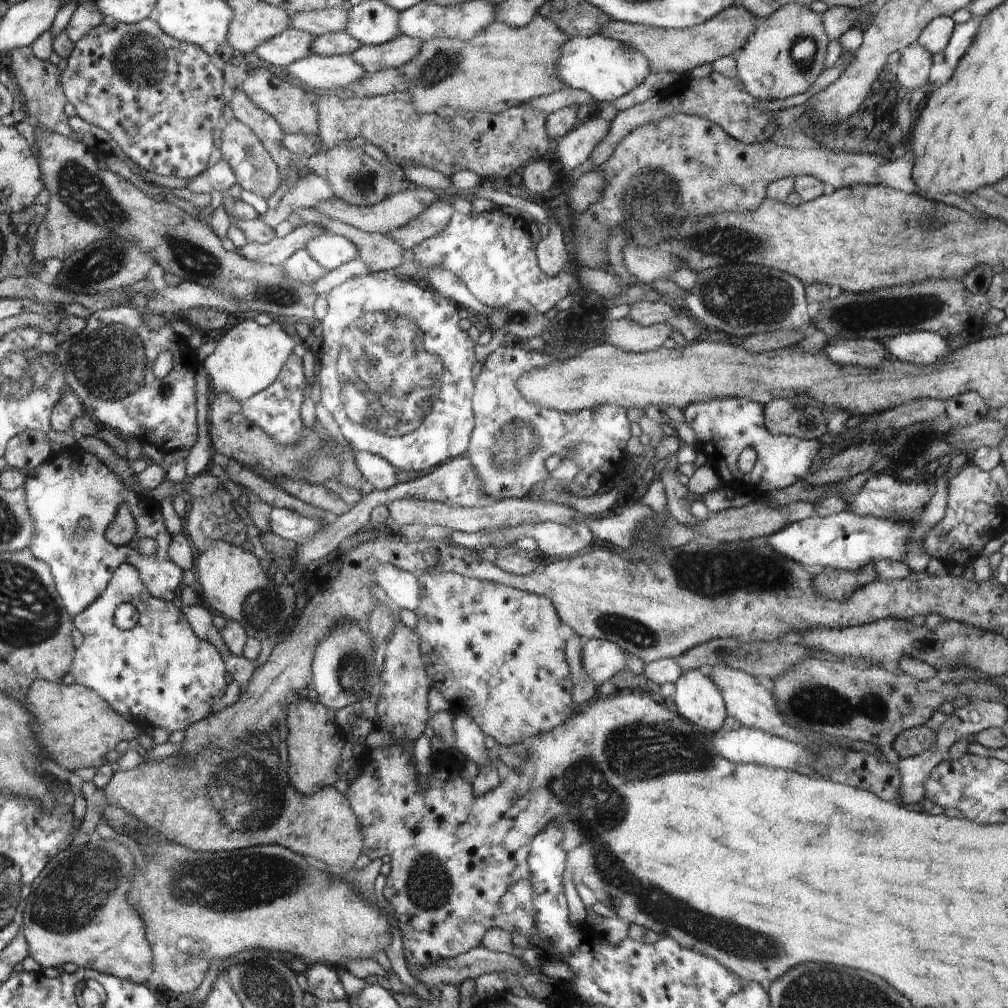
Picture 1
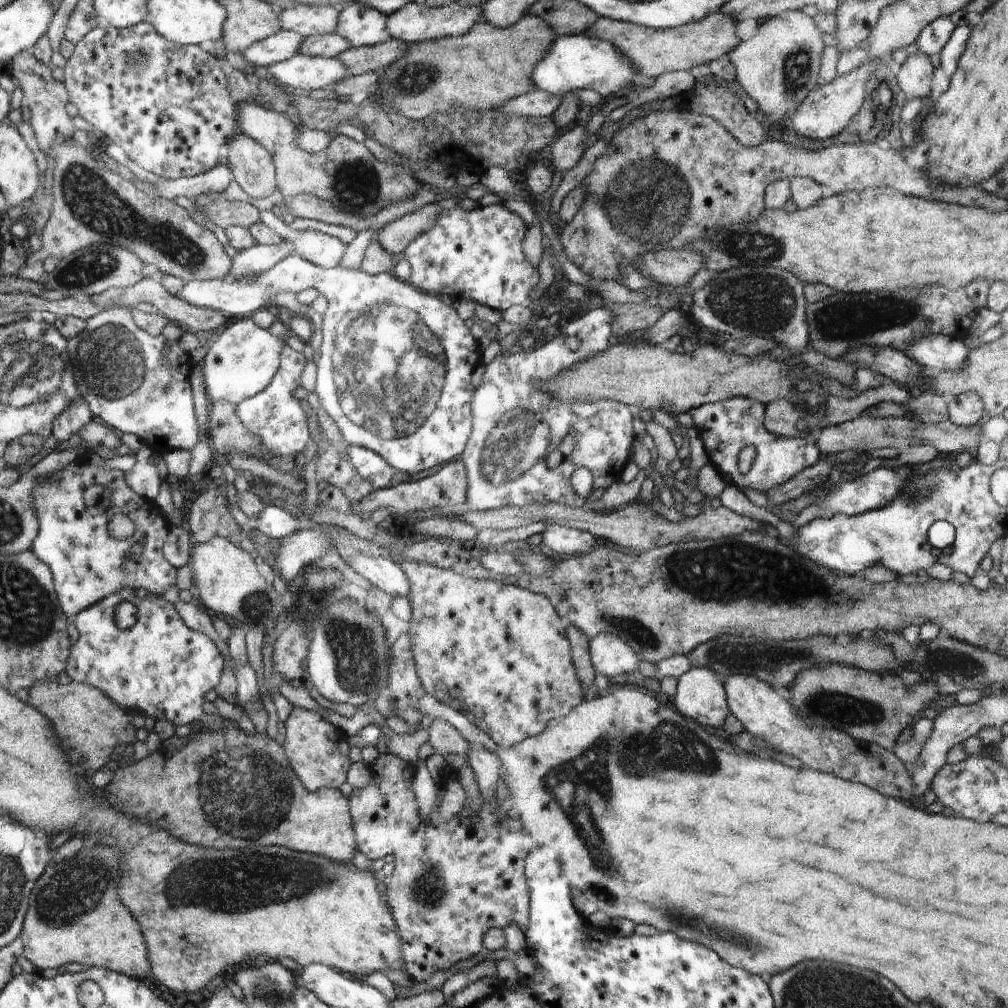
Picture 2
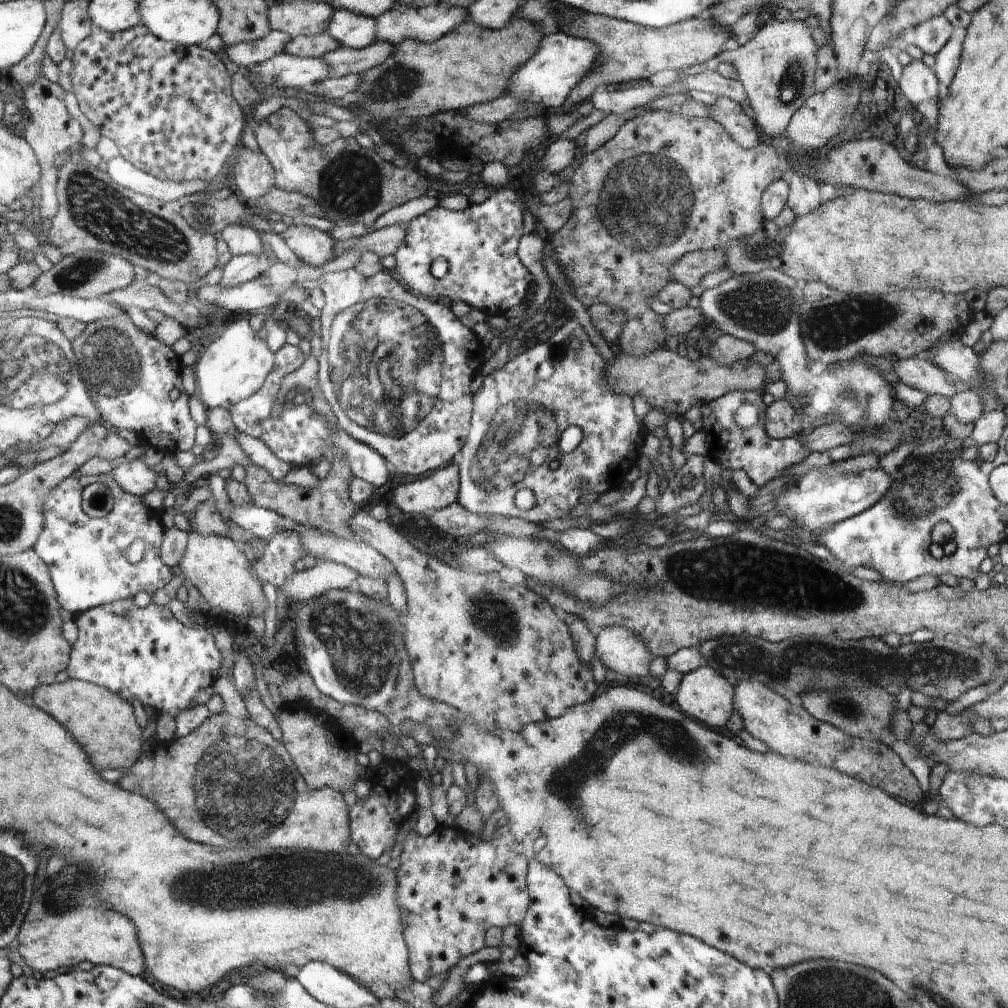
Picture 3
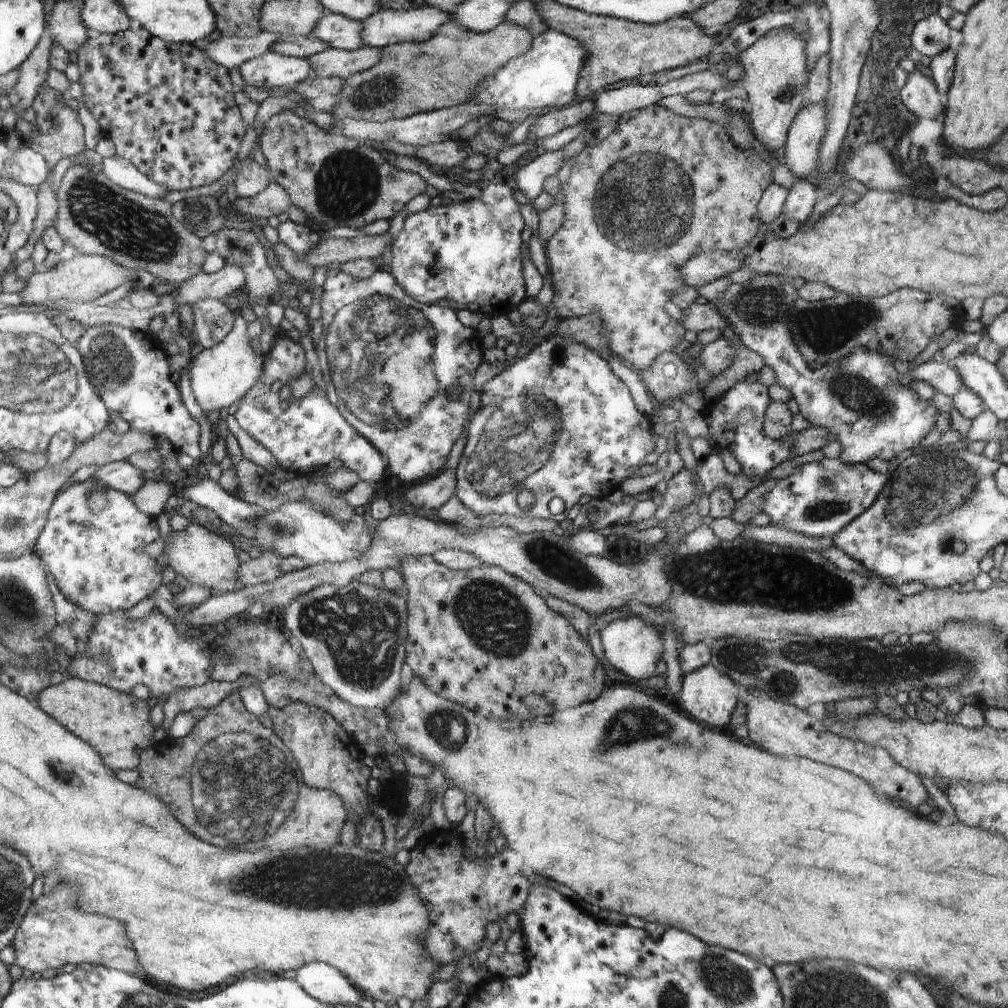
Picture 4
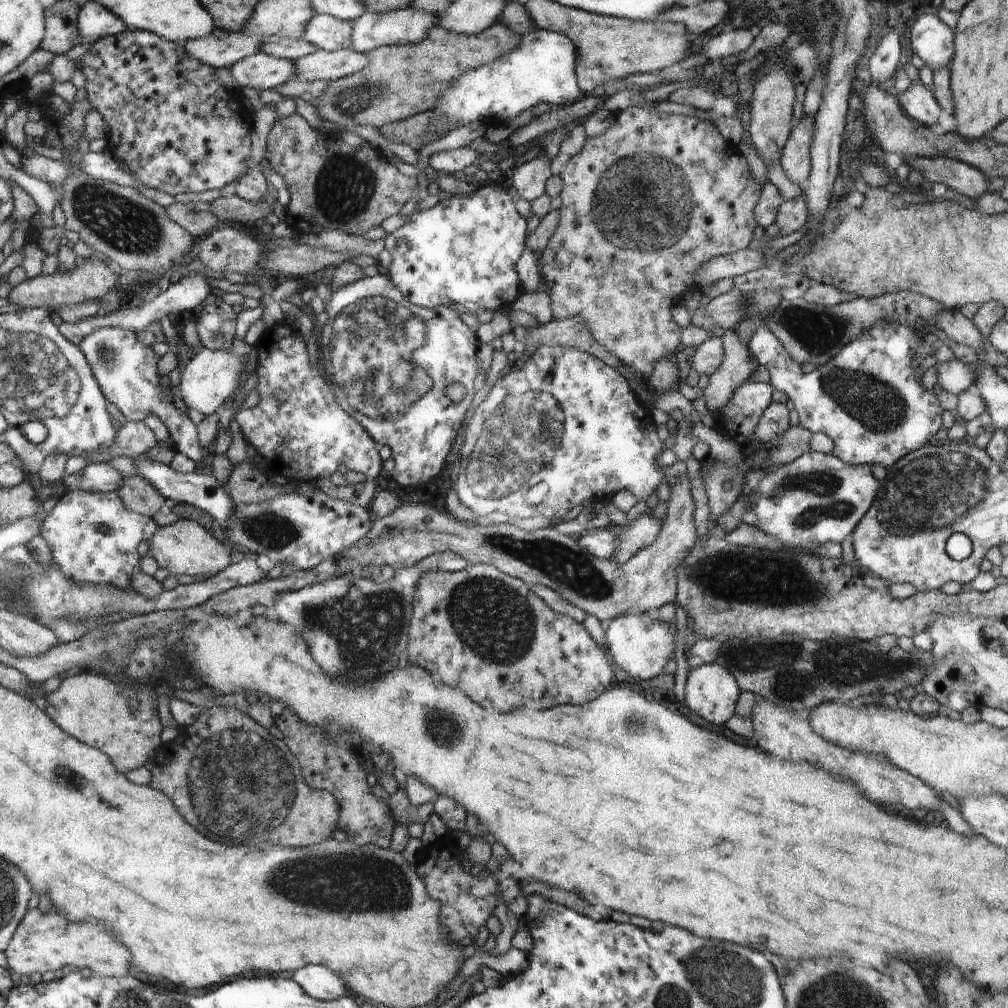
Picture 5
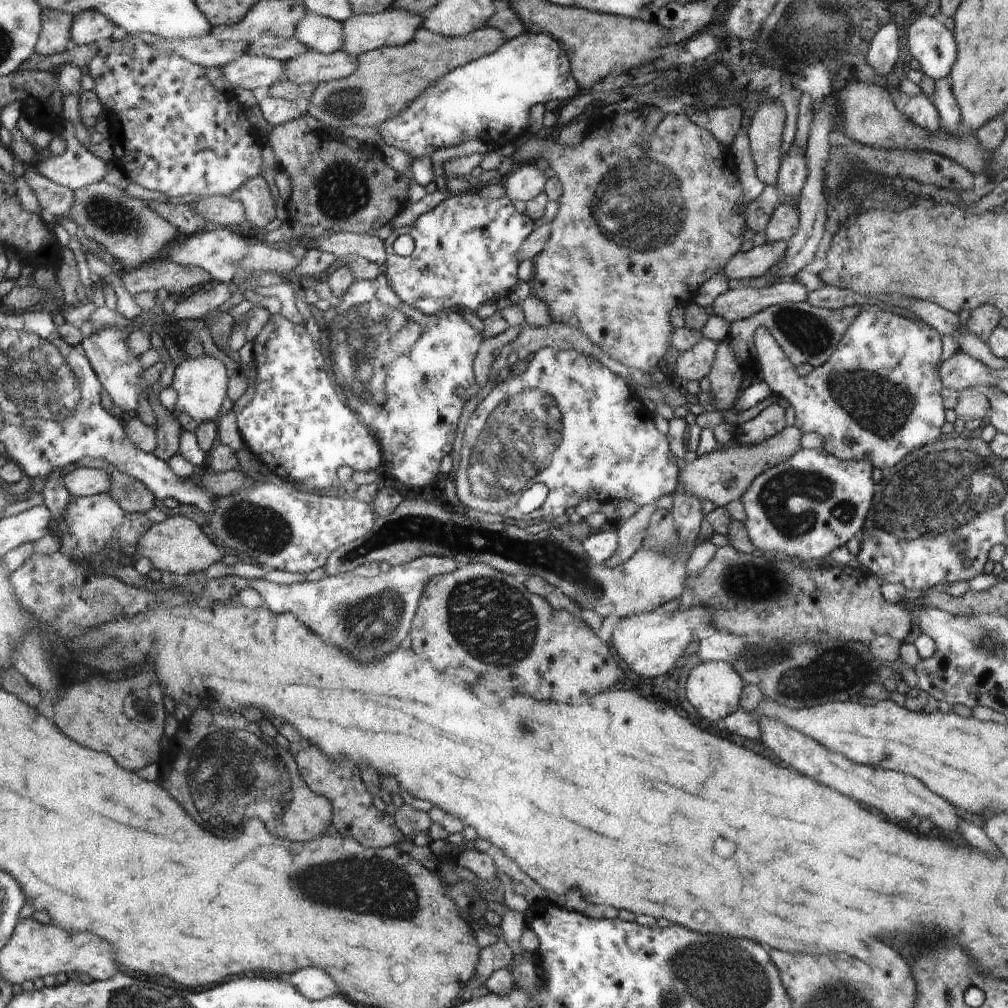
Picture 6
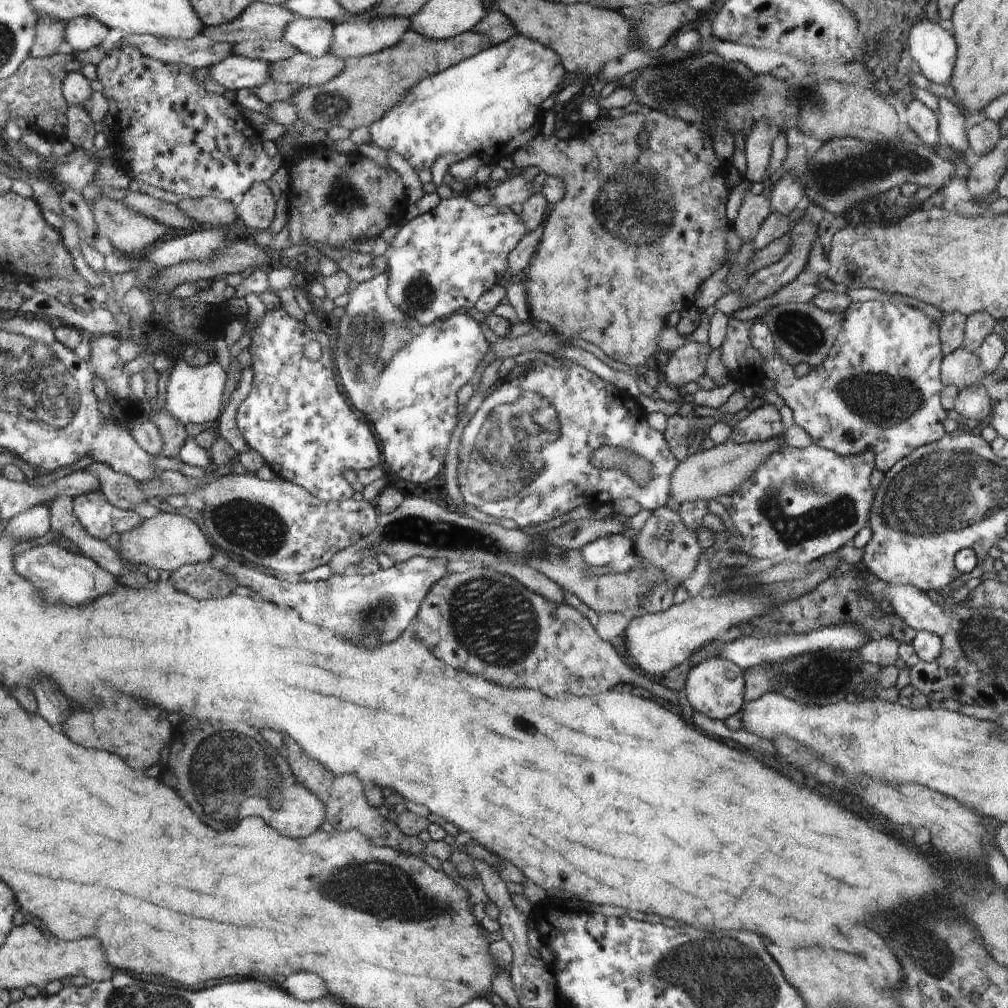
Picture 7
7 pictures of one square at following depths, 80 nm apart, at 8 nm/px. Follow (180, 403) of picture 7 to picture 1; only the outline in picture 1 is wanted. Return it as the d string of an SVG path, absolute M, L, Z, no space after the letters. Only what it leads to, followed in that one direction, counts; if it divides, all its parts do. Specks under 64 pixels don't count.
M251 320L237 322L219 338L214 352L202 362L202 367L208 374L211 392L224 391L240 402L247 401L279 378L280 371L292 356L292 348L294 340L275 321L267 326L258 325Z

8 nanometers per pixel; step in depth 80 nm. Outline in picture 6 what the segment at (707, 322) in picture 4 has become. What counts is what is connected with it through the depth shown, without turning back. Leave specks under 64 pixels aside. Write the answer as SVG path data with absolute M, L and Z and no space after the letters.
M788 277L780 281L770 281L759 288L741 286L728 289L724 294L717 296L711 305L714 315L732 324L770 305L806 301L808 293L802 283Z

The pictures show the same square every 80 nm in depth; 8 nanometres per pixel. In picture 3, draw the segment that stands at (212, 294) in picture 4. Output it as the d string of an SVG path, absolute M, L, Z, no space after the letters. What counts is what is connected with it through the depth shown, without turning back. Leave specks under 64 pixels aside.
M262 250L259 255L245 254L233 256L222 268L222 278L218 285L232 288L260 276L270 268L269 255Z

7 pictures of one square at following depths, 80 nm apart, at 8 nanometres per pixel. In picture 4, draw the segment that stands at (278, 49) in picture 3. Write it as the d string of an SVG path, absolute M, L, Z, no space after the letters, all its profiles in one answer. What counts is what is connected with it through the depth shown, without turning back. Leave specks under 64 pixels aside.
M264 30L260 34L248 38L221 36L218 40L210 42L205 47L205 51L213 61L230 70L239 68L249 60L270 51L278 37L279 35Z

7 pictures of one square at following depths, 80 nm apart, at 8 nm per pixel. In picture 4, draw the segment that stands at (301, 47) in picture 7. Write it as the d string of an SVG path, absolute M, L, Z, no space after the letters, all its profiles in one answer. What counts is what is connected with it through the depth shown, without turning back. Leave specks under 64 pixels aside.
M326 12L318 21L312 37L327 42L330 47L353 51L364 46L363 21L341 14Z

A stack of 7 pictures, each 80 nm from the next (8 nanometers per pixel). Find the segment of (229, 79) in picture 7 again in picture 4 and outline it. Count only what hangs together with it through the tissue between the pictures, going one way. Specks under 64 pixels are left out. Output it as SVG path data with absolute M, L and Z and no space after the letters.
M270 50L239 67L246 85L270 90L276 86L294 89L306 79L314 78L315 69L307 58L291 57Z

